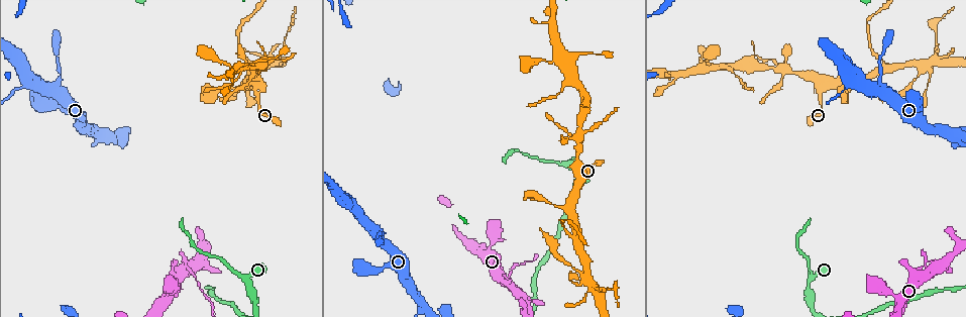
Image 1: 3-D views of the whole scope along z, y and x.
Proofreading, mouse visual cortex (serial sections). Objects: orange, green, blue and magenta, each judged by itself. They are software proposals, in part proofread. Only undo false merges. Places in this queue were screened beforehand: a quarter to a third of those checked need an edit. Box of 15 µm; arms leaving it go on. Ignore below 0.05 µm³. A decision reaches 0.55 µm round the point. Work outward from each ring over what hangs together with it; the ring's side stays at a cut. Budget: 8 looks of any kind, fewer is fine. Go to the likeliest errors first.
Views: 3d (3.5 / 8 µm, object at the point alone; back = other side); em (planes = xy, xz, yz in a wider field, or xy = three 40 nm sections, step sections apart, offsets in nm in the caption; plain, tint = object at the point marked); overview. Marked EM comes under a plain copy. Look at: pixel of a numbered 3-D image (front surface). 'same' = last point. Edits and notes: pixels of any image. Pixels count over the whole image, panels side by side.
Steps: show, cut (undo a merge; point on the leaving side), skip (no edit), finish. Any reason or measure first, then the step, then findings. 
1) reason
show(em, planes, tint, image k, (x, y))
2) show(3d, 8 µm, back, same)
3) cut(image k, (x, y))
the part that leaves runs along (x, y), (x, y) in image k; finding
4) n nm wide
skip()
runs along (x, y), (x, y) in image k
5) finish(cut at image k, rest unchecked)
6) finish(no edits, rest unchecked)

sharp bend
show(em, xy, step 2, tint, image 1, (579, 178))

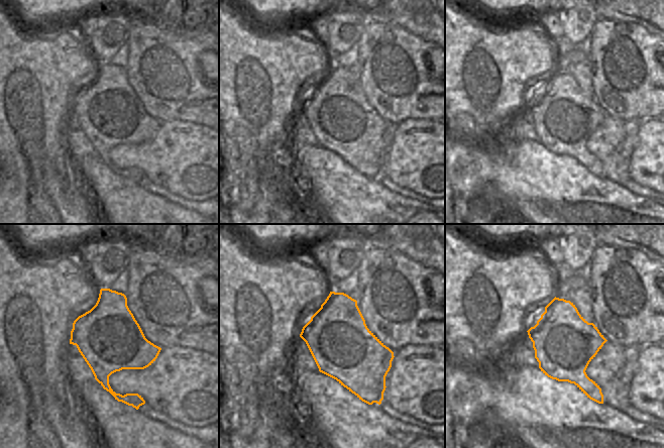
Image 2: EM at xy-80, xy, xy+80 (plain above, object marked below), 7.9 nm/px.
wider look
show(3d, 3.5 µm, same)

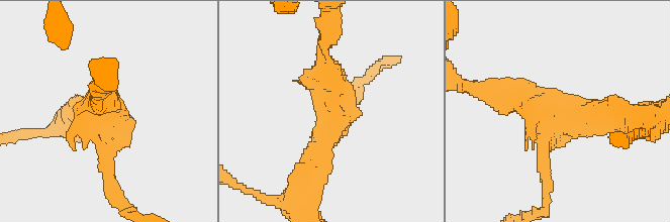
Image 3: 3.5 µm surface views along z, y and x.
skip()
runs along (546, 185), (554, 123), (499, 98) in image 3; one cell here

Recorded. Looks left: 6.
small branch off a trunk
show(3d, 3.5 µm, image 1, (573, 76))

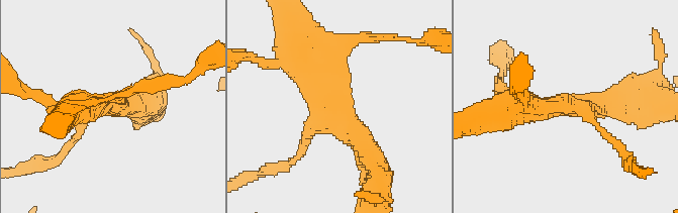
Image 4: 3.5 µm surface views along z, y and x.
3 arms; arms of 100, 350, 400 nm; now the EM
show(em, xy, step 5, tint, image 4, (117, 106))

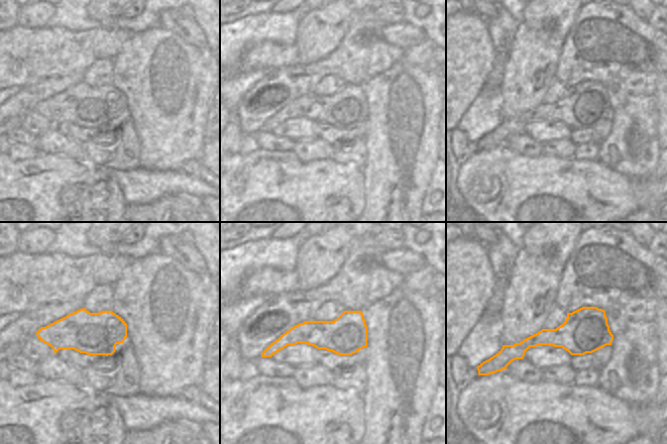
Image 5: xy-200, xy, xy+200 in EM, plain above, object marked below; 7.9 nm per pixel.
show(em, planes, tint, same)

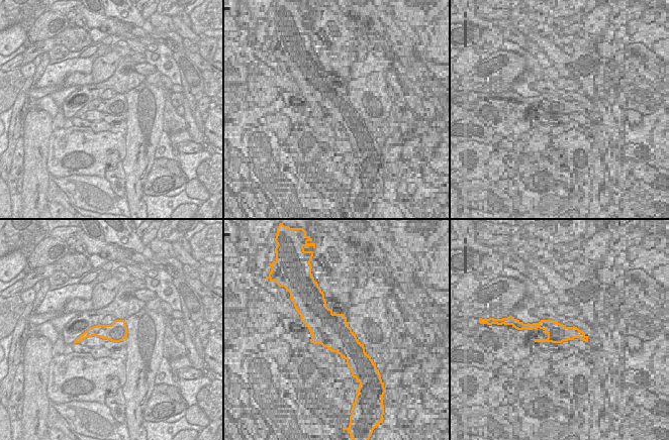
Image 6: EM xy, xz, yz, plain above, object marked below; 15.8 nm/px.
320 nm wide
skip()
runs along (376, 167), (301, 61) in image 4; continuous, no second cell

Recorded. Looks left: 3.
side arm on a straight run
show(3d, 8 µm, back, image 1, (577, 239))

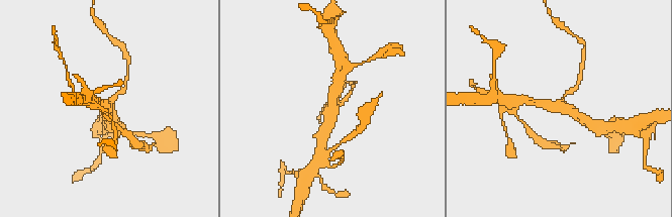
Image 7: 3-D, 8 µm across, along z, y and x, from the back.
show(em, xy, step 5, tint, image 7, (561, 106))

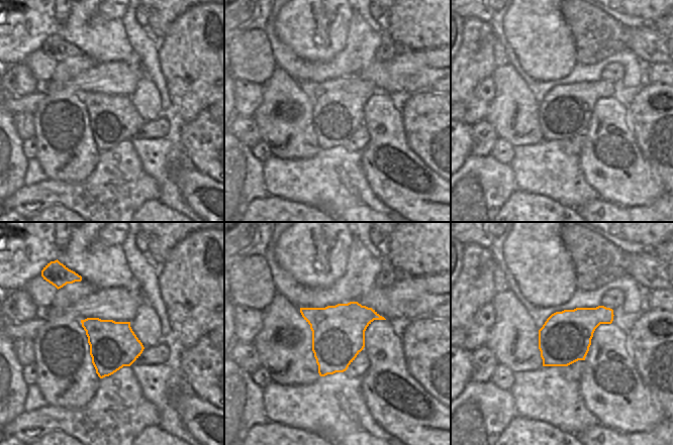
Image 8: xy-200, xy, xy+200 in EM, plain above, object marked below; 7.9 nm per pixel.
arms of 200, 300, 350 nm
cut(image 7, (574, 89))
the part that leaves runs along (564, 96), (578, 84), (581, 68) in image 7; two cells meet here

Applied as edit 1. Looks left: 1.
finish(cut at image 7, rest unchecked)

